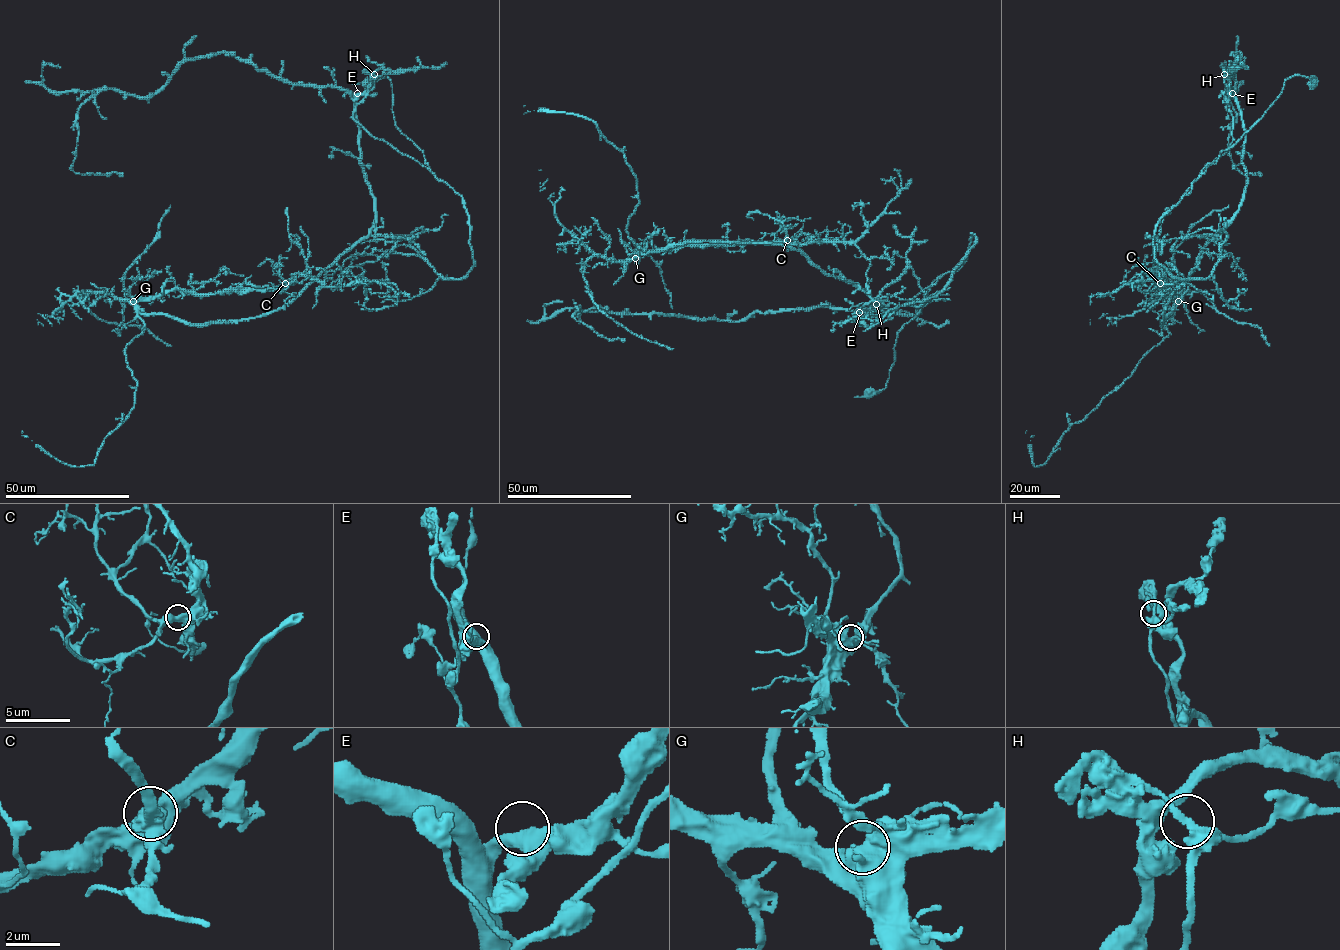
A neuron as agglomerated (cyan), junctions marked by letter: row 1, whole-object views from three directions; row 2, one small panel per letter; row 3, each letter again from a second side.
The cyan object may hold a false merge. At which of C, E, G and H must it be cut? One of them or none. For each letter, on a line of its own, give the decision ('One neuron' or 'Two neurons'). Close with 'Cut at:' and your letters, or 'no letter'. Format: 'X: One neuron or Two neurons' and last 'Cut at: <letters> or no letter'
C: One neuron
E: One neuron
G: One neuron
H: Two neurons
Cut at: H

